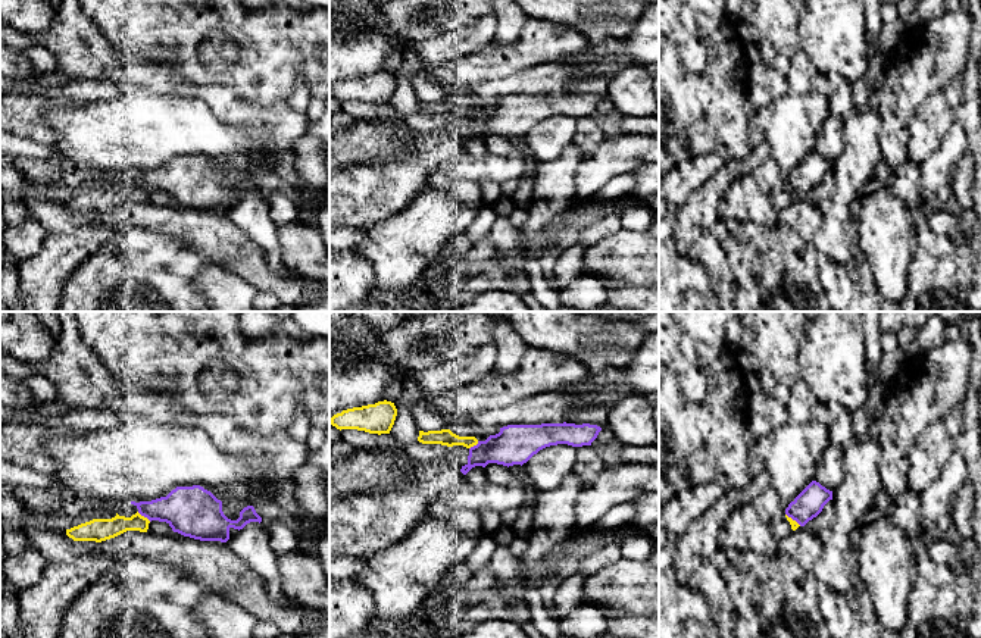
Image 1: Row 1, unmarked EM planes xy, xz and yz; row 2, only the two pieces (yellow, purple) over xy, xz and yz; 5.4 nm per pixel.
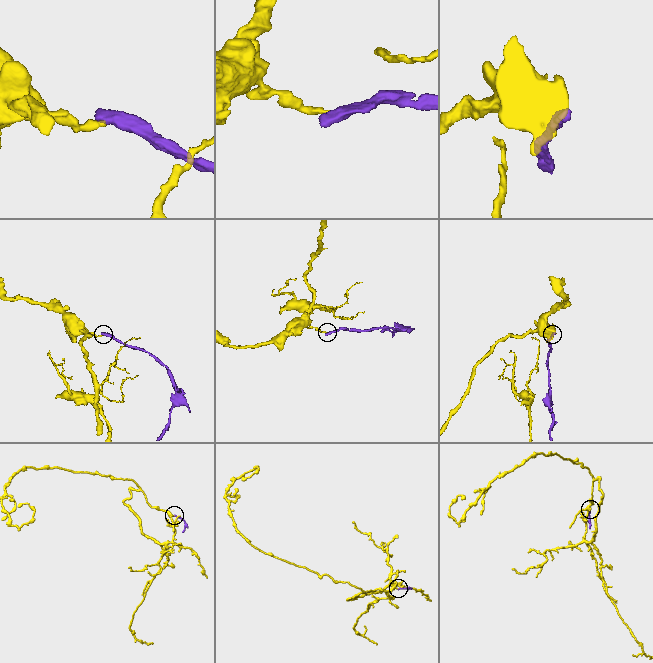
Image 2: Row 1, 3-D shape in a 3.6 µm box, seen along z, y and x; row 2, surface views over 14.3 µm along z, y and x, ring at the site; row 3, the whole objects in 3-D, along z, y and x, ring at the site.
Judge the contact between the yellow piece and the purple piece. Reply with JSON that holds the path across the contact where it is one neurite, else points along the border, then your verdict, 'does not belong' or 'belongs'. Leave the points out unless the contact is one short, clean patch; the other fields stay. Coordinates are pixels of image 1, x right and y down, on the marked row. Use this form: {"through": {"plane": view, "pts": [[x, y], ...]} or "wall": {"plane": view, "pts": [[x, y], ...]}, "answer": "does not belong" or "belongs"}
{"answer": "does not belong"}

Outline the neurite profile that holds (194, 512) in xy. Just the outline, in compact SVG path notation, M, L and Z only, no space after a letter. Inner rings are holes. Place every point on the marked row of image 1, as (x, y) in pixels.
M200 485L176 487L166 497L151 501L131 501L144 517L166 522L174 532L200 541L229 540L229 529L243 529L250 522L262 522L253 506L240 512L237 520L222 512L222 501Z

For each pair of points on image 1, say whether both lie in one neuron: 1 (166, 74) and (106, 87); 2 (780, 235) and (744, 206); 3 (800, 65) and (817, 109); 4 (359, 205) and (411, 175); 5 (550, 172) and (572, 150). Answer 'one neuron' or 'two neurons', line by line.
1: two neurons
2: two neurons
3: two neurons
4: one neuron
5: one neuron

